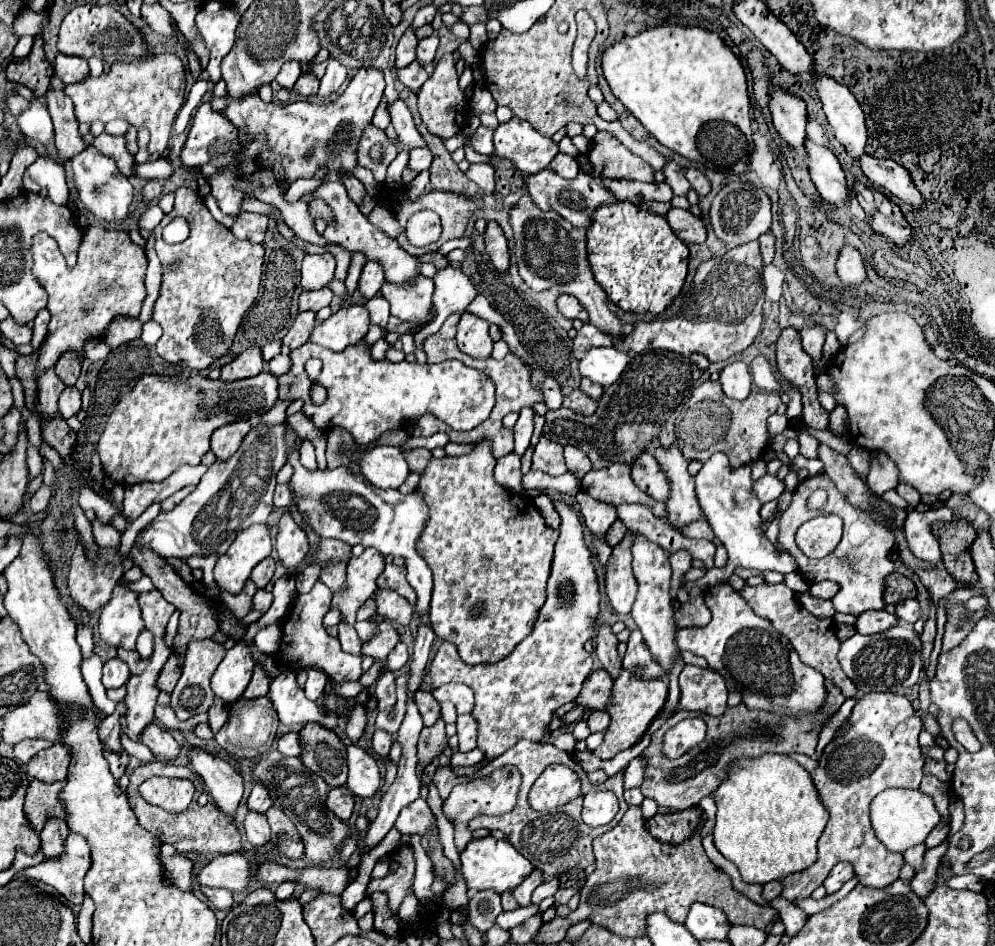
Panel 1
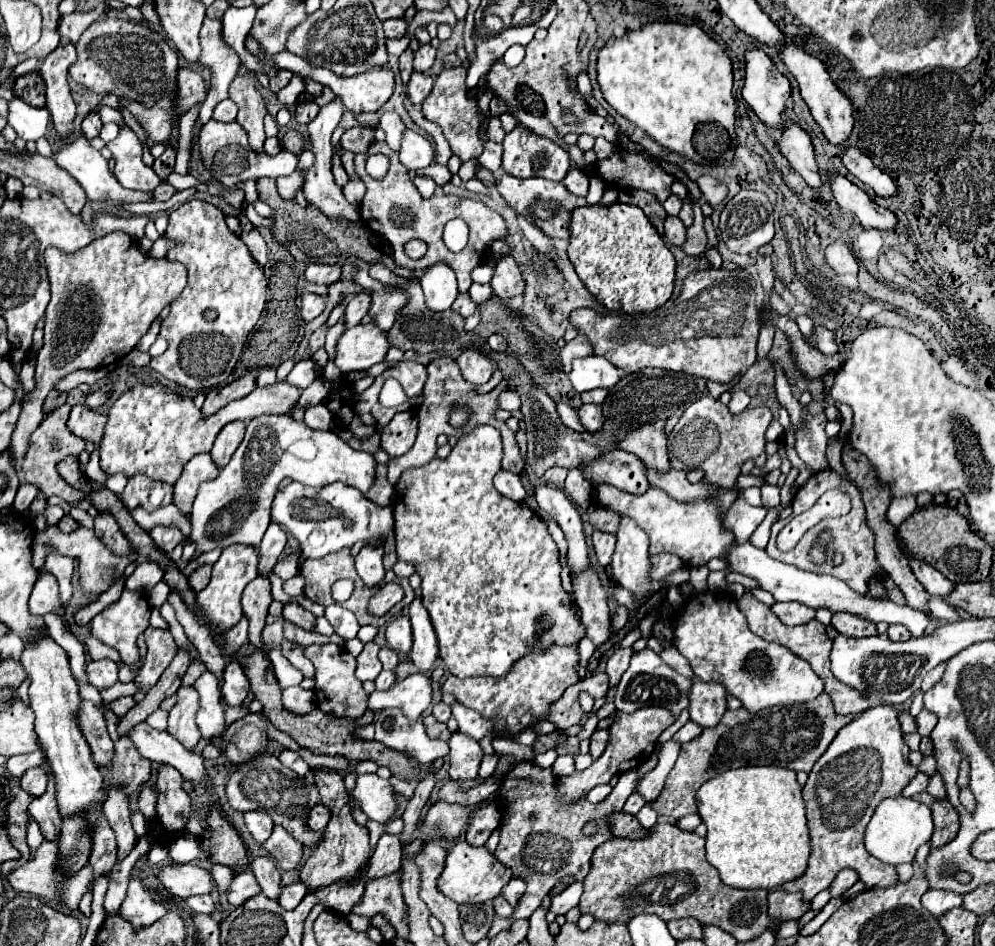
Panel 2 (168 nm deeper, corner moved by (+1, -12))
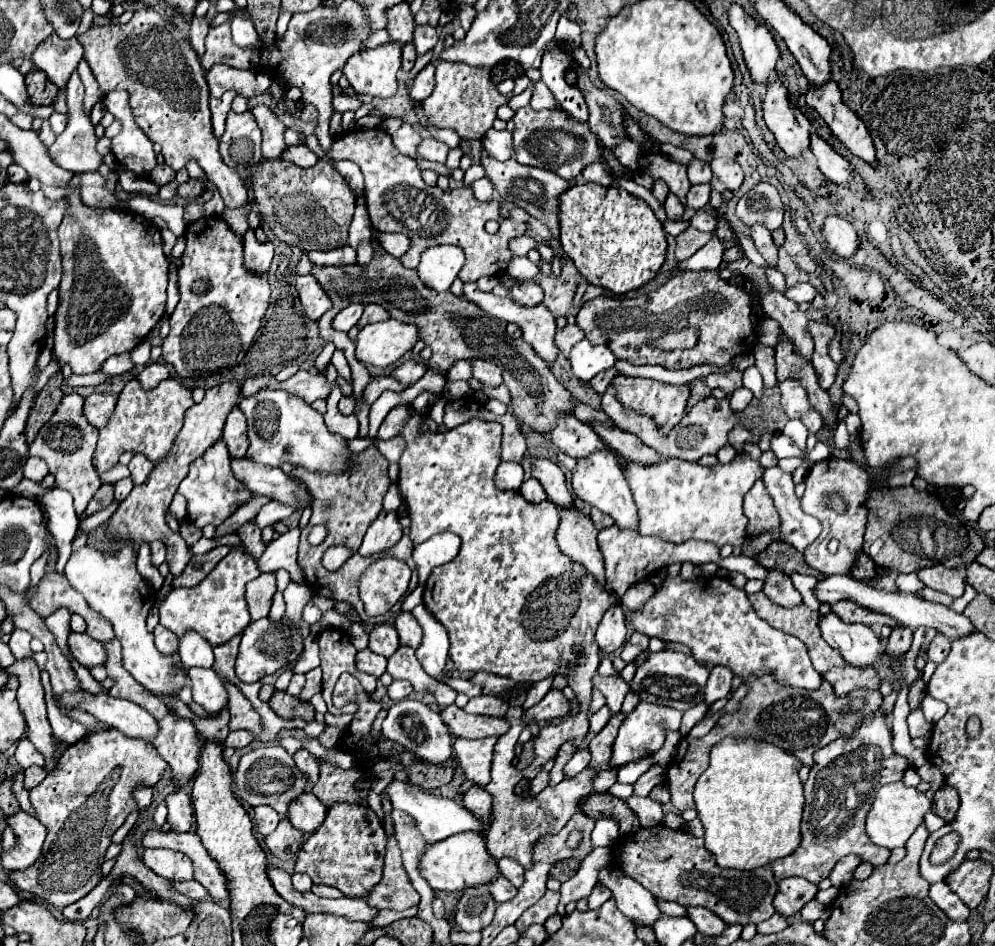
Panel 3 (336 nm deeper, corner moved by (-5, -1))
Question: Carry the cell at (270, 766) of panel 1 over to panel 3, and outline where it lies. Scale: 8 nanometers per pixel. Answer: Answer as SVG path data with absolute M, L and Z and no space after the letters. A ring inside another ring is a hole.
M280 745L258 747L242 755L238 771L234 773L234 781L236 781L236 793L242 801L246 801L252 807L270 805L282 817L288 811L288 803L296 799L300 793L304 793L306 789L306 777L298 771L294 759Z

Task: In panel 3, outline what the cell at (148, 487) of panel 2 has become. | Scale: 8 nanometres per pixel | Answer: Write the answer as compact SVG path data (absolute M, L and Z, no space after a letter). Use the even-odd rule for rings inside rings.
M142 455L134 457L134 459L130 461L130 465L128 465L128 469L130 469L130 477L132 477L134 485L142 485L142 483L148 479L152 467L154 467L154 463L148 461L146 457L142 457Z

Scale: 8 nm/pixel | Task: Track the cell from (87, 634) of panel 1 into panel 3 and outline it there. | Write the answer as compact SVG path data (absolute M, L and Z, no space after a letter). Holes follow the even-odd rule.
M45 670L41 671L40 677L45 691L47 717L53 731L53 735L57 739L61 740L61 742L66 742L69 745L78 742L80 739L85 737L85 728L80 723L73 721L60 712L54 703L54 693L52 691L48 673Z

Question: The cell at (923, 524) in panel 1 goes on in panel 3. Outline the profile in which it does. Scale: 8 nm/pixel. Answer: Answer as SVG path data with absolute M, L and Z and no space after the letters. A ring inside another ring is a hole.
M934 565L934 567L926 567L918 571L918 579L940 593L946 593L950 597L960 597L964 593L964 581L962 575L958 573L958 569L946 569L944 565Z

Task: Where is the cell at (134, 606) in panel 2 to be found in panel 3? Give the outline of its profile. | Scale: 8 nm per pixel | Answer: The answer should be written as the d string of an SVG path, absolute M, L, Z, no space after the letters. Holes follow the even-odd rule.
M124 543L116 551L106 551L84 545L82 549L72 551L64 573L68 583L84 595L88 605L112 623L114 635L122 643L124 669L152 695L178 697L178 691L186 685L186 675L182 673L180 655L162 655L154 645L154 635L146 629L146 617L154 605L156 593L136 569L136 547Z

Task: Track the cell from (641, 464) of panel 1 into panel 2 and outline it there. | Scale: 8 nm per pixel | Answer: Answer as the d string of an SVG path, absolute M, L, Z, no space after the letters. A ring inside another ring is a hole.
M612 450L582 468L590 482L608 482L630 494L642 494L650 488L646 464L638 456L624 450Z

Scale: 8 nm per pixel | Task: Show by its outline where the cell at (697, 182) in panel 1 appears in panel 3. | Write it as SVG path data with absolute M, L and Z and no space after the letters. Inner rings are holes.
M728 157L712 159L710 167L712 167L714 177L720 179L726 185L726 189L730 189L734 193L740 189L742 181L744 181L744 173L742 173L742 167L734 159L728 159Z

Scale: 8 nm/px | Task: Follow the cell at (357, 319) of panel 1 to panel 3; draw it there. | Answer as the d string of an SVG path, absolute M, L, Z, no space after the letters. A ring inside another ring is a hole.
M396 319L366 325L358 333L356 357L374 367L390 367L416 345L420 339L418 331L416 325L400 323Z

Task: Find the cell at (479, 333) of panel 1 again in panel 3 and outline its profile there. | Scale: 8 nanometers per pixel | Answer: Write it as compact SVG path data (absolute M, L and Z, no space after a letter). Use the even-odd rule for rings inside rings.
M474 359L472 365L474 365L474 379L478 379L482 385L486 387L502 385L502 373L498 365L490 361L482 361L482 359Z

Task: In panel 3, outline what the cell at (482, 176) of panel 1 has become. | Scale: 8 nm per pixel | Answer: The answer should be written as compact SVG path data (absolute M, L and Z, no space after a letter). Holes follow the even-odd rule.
M486 177L480 179L480 181L474 181L472 189L474 189L474 195L478 199L490 199L490 181Z

